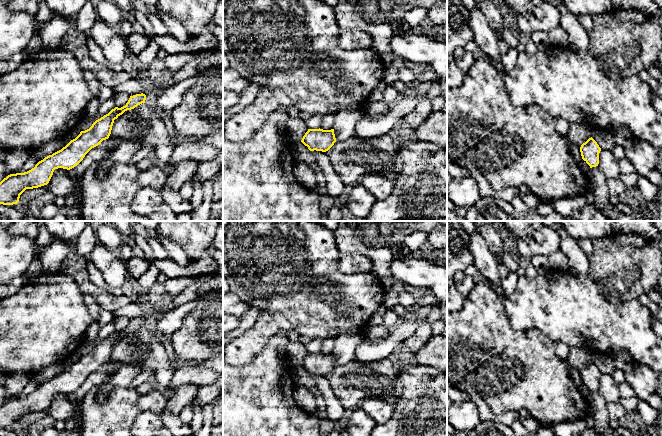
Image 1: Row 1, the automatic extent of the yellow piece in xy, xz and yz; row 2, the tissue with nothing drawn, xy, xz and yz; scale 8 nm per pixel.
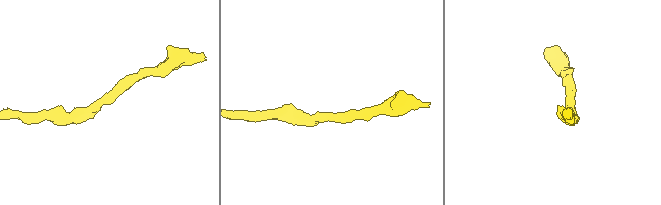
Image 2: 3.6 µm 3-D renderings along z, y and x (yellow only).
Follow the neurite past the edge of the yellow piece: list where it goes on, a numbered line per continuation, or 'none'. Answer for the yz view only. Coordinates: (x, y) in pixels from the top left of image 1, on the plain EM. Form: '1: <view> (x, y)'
none

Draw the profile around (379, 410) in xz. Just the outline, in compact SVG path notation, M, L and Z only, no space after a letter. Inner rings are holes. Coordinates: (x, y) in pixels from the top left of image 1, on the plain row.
M368 398L358 408L364 410L377 424L383 424L393 416L394 407L395 405L384 399Z

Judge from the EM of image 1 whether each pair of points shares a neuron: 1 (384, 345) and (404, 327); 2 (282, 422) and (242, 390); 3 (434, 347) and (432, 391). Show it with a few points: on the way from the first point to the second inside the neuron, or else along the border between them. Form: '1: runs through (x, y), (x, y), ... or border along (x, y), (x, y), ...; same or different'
1: runs through (389, 342), (399, 332); same
2: runs through (272, 413), (264, 405), (256, 404), (252, 400); same
3: border along (410, 360), (414, 363), (433, 366), (436, 369); different

